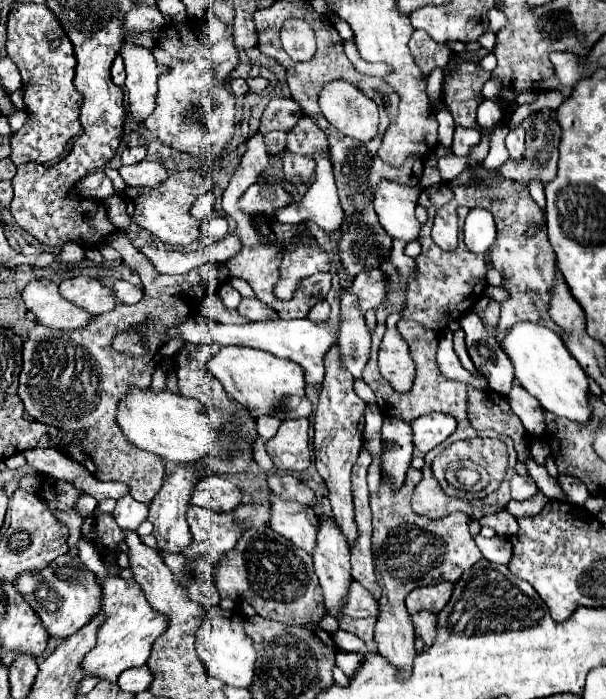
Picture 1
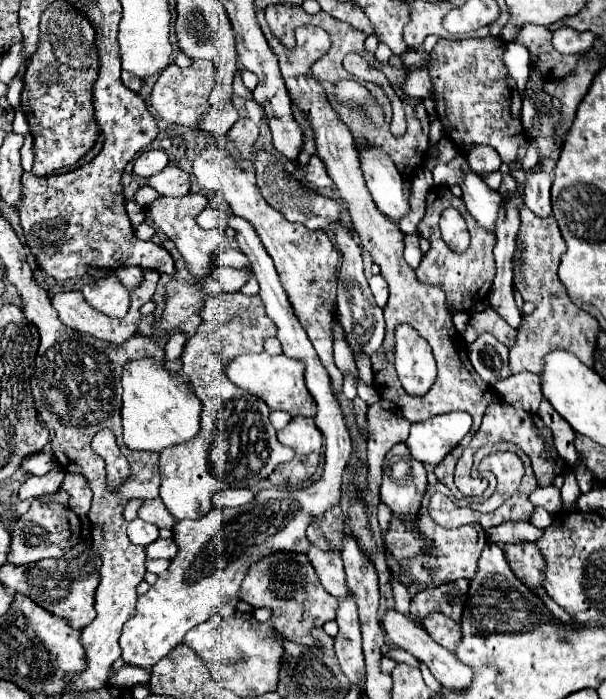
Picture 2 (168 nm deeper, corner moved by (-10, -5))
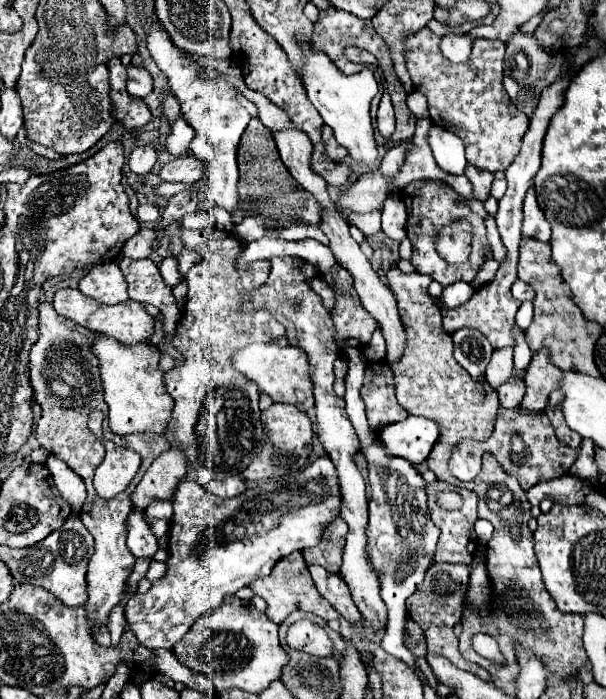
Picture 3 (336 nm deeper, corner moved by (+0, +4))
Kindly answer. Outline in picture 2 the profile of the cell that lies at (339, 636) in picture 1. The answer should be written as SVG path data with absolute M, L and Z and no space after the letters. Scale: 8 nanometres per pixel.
M394 649L394 650L388 652L387 654L384 654L383 656L392 658L396 662L406 663L415 668L420 667L419 661L414 656L412 656L410 653L408 653L402 649Z

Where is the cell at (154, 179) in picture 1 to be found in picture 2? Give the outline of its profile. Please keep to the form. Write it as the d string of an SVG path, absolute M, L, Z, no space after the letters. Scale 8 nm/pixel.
M166 167L158 175L152 175L148 179L148 185L154 187L160 195L184 197L190 193L190 175L178 167Z

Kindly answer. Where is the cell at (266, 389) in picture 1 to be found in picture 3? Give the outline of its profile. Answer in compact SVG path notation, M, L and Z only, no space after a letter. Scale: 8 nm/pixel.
M248 344L232 356L232 368L244 378L256 382L260 392L268 394L274 402L294 404L298 410L310 410L314 406L310 366L304 350L296 346L274 346L274 344Z

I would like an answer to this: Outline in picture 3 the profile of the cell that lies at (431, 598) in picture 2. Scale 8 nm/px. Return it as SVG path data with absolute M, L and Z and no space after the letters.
M432 564L426 572L424 582L406 602L410 618L422 630L428 628L430 624L444 624L444 626L458 624L462 618L462 602L468 588L468 574L470 574L470 568L464 564Z

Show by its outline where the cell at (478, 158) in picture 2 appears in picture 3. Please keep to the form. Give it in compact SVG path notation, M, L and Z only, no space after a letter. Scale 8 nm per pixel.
M466 164L466 178L472 182L476 198L480 202L484 202L488 198L488 194L490 194L490 184L494 180L494 174L486 172L486 170L476 170L476 166Z

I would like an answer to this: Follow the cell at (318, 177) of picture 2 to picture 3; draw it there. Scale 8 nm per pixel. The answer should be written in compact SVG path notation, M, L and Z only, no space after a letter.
M322 132L322 144L326 148L326 158L330 158L332 162L340 162L342 158L348 156L348 152L342 146L338 146L332 132Z

